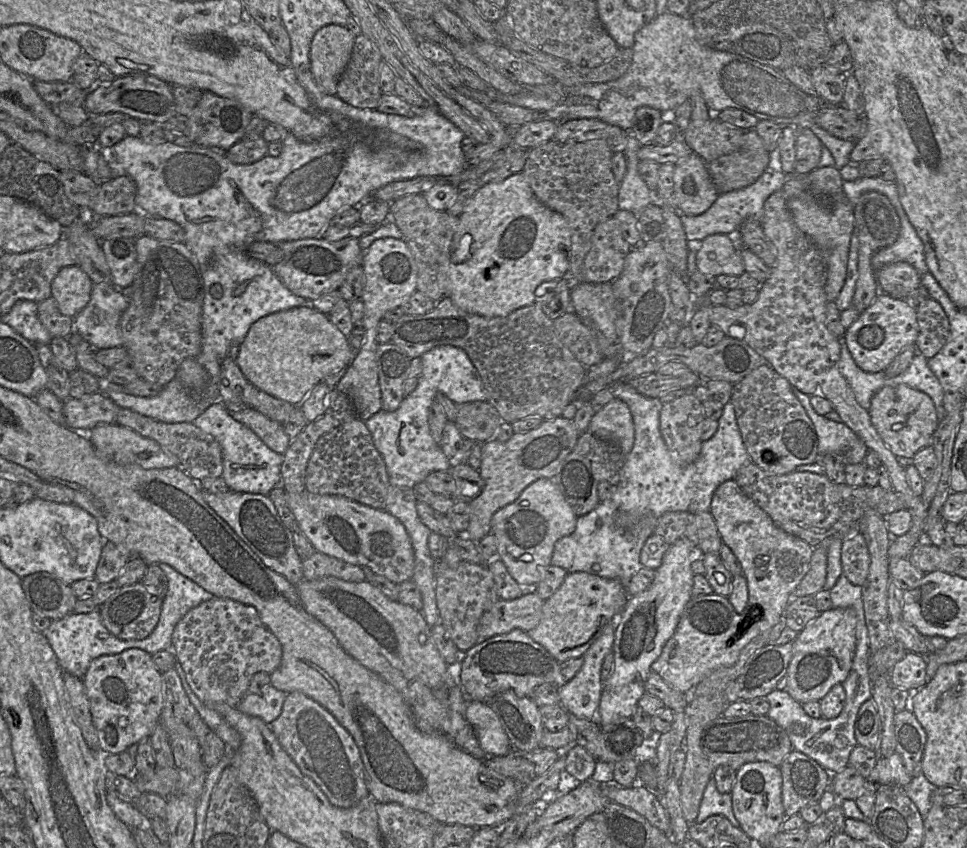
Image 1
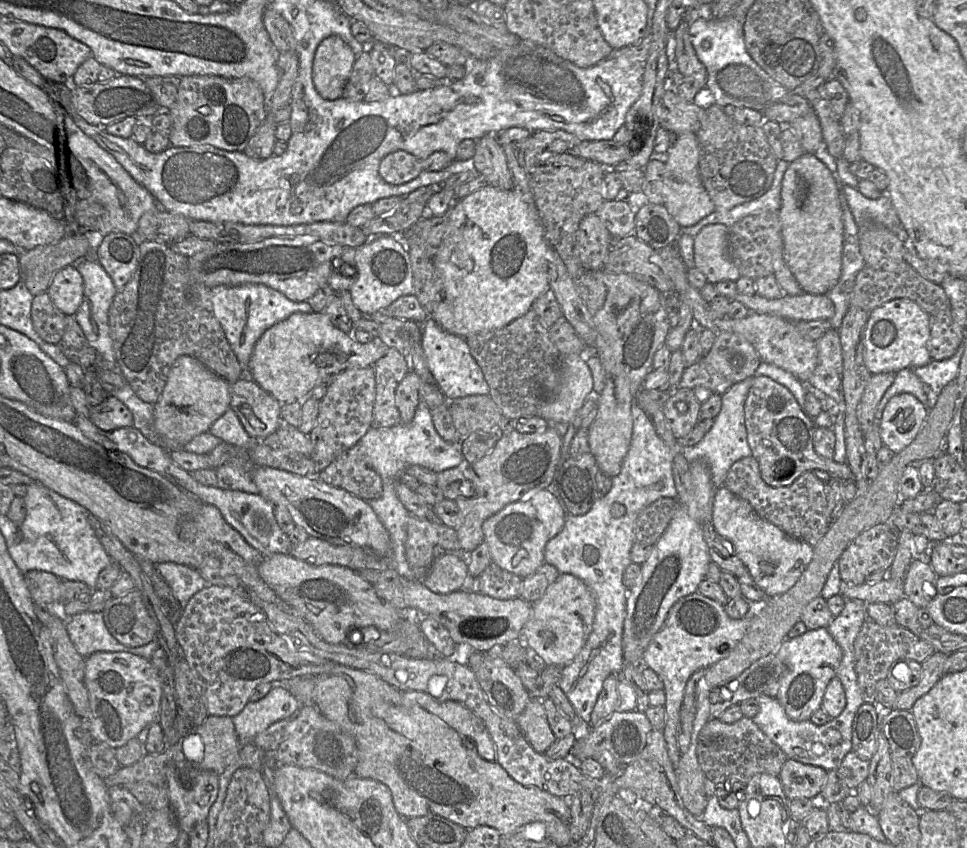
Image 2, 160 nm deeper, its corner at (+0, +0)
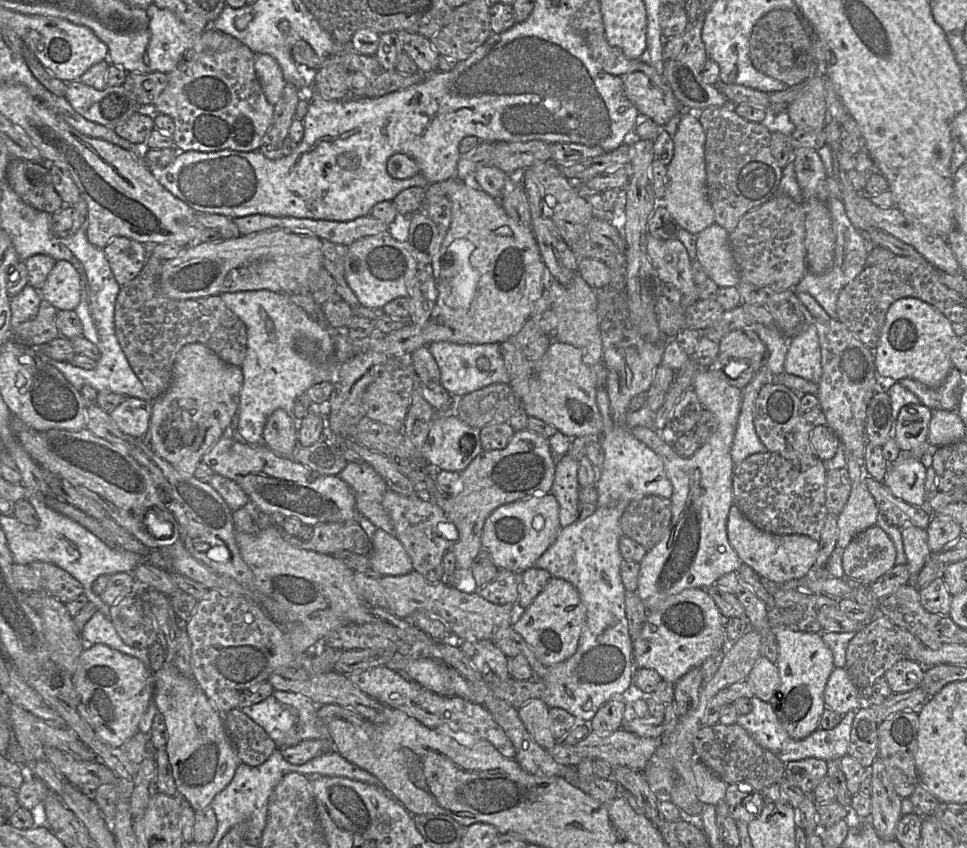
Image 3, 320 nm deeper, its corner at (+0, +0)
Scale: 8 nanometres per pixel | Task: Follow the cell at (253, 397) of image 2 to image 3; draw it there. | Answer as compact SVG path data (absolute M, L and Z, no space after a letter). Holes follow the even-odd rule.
M275 410L263 430L264 444L278 456L292 459L298 447L298 422L284 410Z

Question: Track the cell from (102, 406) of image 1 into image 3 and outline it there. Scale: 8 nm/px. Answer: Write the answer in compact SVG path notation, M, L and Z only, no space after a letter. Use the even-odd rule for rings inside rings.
M127 397L109 415L124 434L143 438L149 430L152 402Z

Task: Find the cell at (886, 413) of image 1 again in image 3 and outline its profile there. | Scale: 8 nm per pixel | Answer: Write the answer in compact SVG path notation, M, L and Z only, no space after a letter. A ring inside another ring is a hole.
M922 403L907 404L900 409L893 436L902 451L909 451L928 440L932 410Z

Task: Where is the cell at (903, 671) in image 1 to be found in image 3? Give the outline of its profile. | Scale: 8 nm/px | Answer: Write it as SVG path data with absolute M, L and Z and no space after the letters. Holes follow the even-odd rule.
M900 660L884 676L893 693L909 692L920 687L925 669L916 661Z

